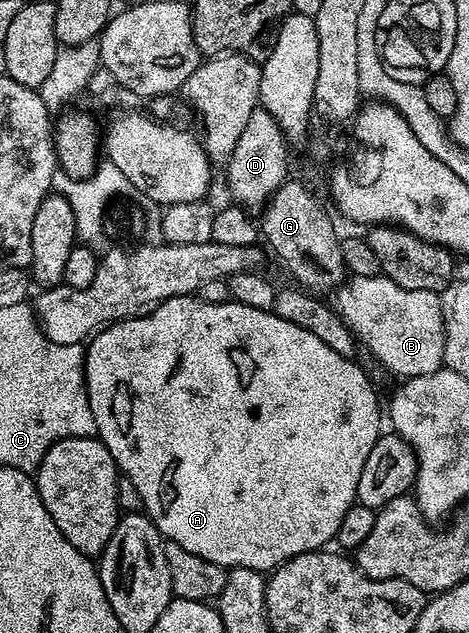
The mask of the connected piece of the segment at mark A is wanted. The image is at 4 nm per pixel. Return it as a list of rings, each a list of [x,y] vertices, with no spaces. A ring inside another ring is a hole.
[[[196,295],[188,297],[172,297],[166,301],[154,304],[153,308],[136,316],[114,321],[92,334],[91,340],[85,349],[85,390],[87,399],[91,403],[91,415],[95,415],[96,436],[111,451],[111,459],[115,459],[118,470],[131,483],[135,483],[135,491],[139,491],[144,512],[153,521],[153,525],[165,541],[174,541],[183,547],[183,551],[191,551],[191,555],[199,555],[216,565],[224,565],[226,570],[231,569],[256,569],[258,571],[272,571],[283,562],[301,553],[312,553],[326,548],[328,541],[332,542],[339,531],[339,523],[343,523],[343,515],[354,505],[359,487],[359,475],[363,475],[363,463],[367,463],[367,455],[371,455],[371,447],[375,447],[377,438],[382,436],[381,421],[383,425],[383,405],[377,402],[377,393],[369,382],[369,377],[356,365],[356,360],[339,355],[339,351],[331,351],[327,343],[322,343],[311,331],[303,331],[303,327],[295,327],[295,323],[287,323],[287,319],[279,319],[272,311],[257,310],[247,307],[232,299],[223,303],[203,303]]]

